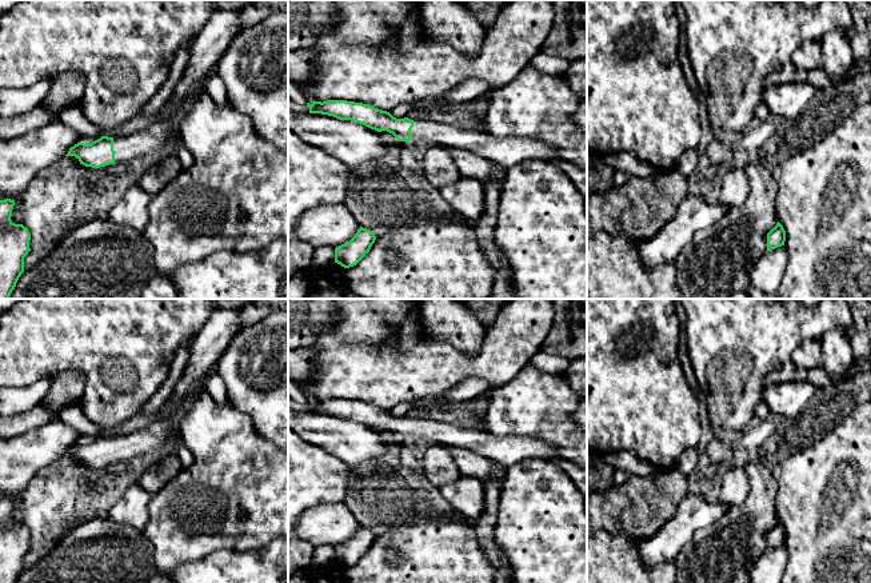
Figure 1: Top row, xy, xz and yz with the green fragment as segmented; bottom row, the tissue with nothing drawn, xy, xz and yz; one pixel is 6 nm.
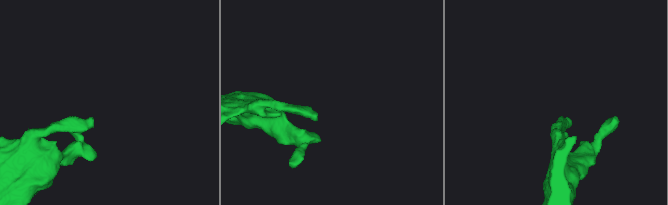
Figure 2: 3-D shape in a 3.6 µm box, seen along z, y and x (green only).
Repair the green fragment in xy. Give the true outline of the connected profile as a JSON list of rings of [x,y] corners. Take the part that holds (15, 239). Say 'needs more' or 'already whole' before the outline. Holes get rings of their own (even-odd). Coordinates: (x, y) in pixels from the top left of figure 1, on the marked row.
already whole; [[[0,200],[0,299],[9,299],[21,273],[24,272],[24,257],[31,251],[31,233],[23,224],[11,220],[15,200]]]

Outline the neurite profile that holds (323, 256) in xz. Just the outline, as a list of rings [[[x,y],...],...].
[[[315,247],[312,256],[312,265],[315,268],[323,268],[335,263],[333,247]]]

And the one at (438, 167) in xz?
[[[423,145],[420,171],[424,179],[438,189],[455,183],[462,176],[450,149],[443,145]]]

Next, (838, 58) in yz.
[[[834,29],[819,41],[823,55],[823,69],[836,83],[852,80],[850,69],[854,64],[851,43],[844,29]]]

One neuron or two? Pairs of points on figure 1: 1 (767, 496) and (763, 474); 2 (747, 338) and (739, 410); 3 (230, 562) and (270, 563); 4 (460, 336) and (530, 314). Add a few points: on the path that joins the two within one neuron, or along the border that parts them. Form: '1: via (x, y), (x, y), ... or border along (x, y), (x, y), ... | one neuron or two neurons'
1: via (763, 491), (763, 479) | one neuron
2: via (739, 355), (739, 392) | one neuron
3: via (239, 563), (260, 563) | one neuron
4: border along (486, 328), (482, 347), (475, 354), (467, 355) | two neurons

